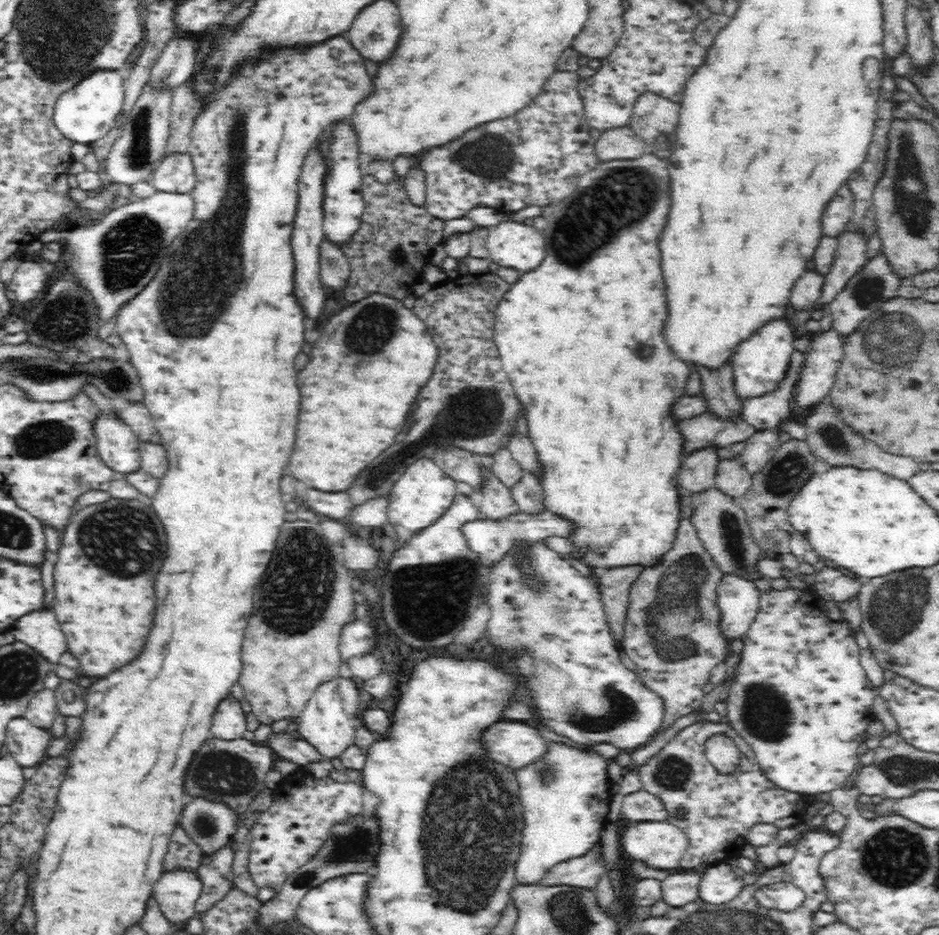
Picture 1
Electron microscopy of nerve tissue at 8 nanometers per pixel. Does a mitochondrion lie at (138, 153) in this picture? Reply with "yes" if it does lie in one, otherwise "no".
yes

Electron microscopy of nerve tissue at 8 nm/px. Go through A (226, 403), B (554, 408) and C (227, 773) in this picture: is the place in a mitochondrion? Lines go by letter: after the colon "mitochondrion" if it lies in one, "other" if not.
A: other
B: other
C: mitochondrion

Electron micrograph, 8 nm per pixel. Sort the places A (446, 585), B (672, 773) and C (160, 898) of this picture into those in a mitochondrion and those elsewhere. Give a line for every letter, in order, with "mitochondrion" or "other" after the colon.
A: mitochondrion
B: mitochondrion
C: other

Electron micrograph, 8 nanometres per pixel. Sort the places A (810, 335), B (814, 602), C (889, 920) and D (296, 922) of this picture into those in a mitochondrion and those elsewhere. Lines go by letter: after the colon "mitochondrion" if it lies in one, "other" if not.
A: other
B: other
C: other
D: other

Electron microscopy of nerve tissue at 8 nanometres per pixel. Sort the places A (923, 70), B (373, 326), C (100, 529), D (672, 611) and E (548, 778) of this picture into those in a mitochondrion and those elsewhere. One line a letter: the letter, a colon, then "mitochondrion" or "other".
A: other
B: mitochondrion
C: mitochondrion
D: mitochondrion
E: mitochondrion

